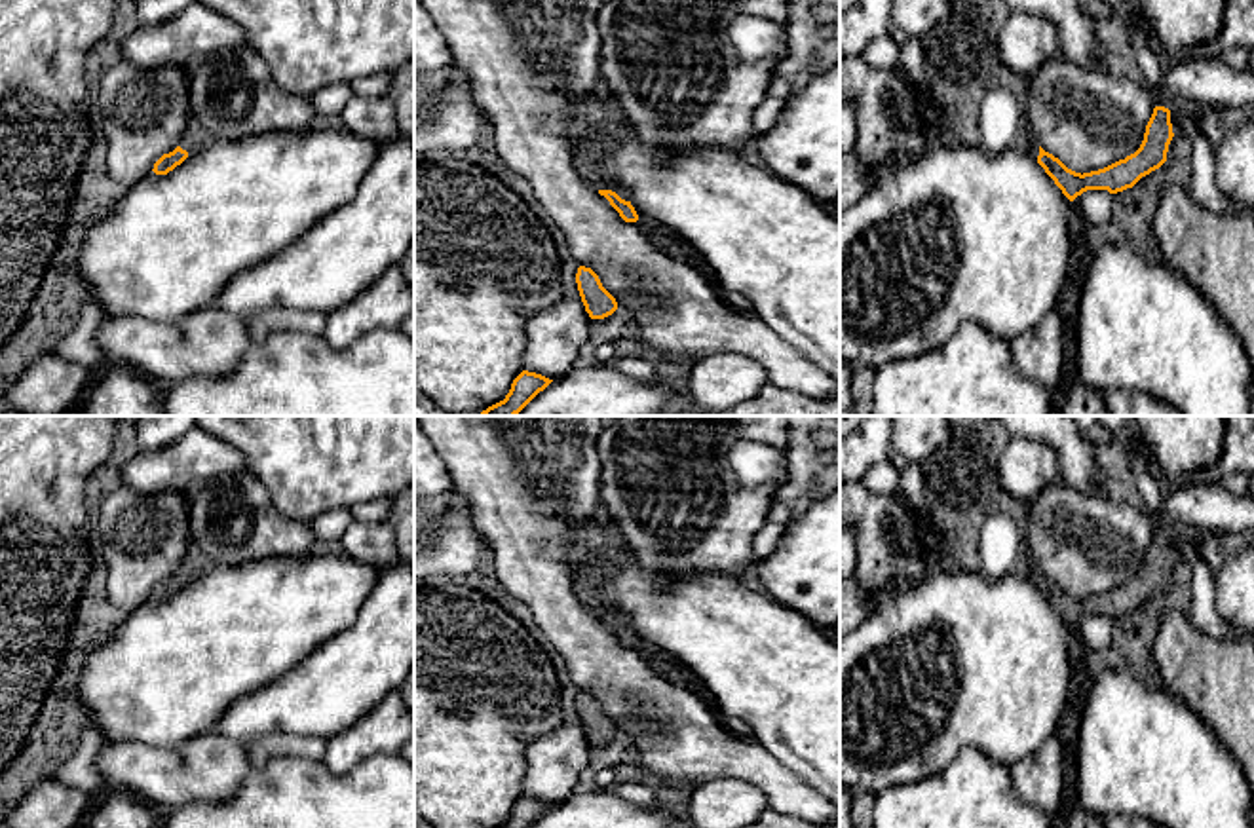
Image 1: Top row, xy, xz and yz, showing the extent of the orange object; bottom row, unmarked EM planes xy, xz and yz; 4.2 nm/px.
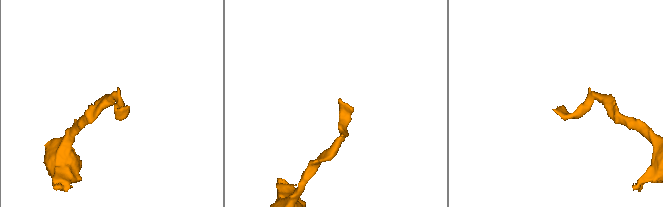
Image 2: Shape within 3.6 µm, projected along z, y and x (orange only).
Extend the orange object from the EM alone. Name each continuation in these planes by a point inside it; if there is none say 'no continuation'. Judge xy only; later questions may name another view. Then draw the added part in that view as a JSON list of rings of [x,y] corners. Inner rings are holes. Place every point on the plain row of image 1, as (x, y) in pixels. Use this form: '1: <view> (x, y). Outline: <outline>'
1: xy (196, 563). Outline: [[[190,528],[190,545],[188,545],[188,551],[186,551],[186,556],[179,568],[179,572],[182,575],[188,577],[188,581],[194,581],[198,579],[201,574],[213,570],[215,564],[201,553],[201,549],[196,545],[194,541],[194,534],[192,534],[192,528]]]

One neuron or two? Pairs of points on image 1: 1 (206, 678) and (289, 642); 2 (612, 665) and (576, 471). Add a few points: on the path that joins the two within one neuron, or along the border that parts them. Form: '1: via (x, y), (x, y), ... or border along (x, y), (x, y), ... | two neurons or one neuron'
1: via (227, 658), (242, 642), (268, 642) | one neuron
2: via (565, 618), (551, 599), (551, 519) | one neuron

